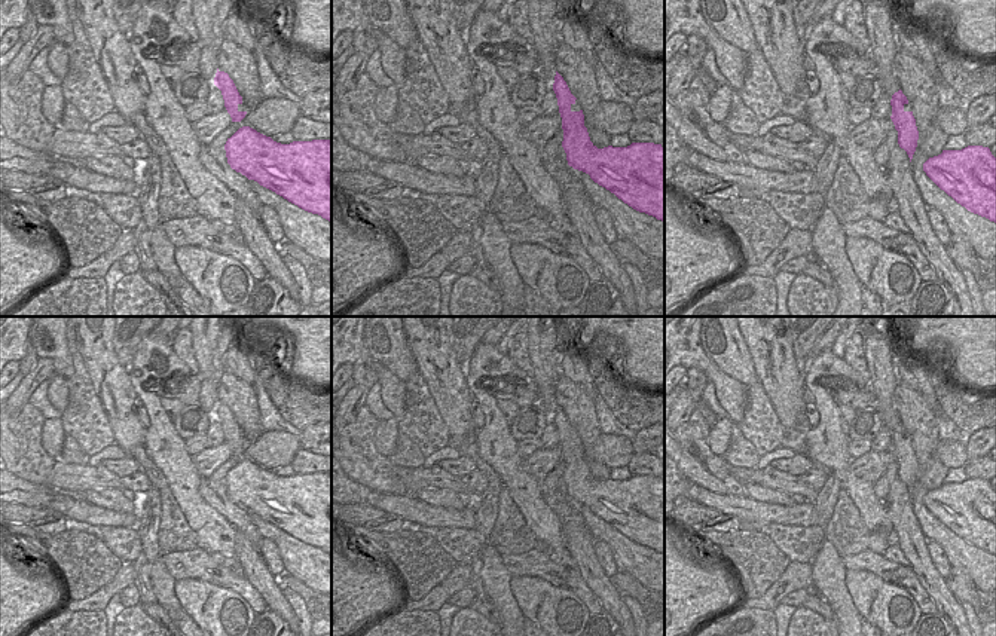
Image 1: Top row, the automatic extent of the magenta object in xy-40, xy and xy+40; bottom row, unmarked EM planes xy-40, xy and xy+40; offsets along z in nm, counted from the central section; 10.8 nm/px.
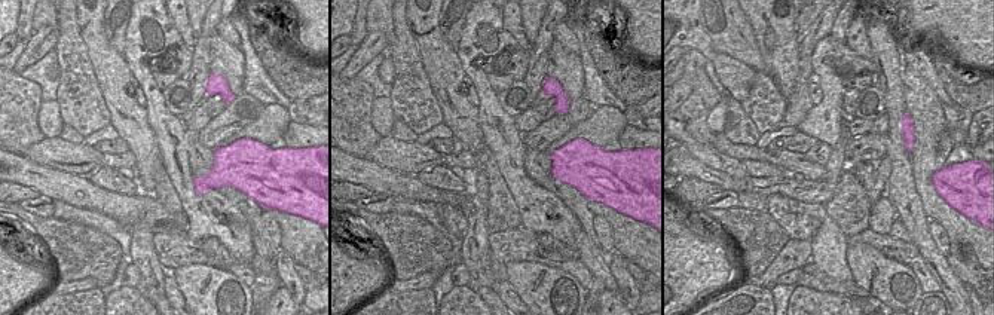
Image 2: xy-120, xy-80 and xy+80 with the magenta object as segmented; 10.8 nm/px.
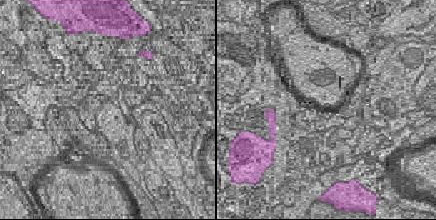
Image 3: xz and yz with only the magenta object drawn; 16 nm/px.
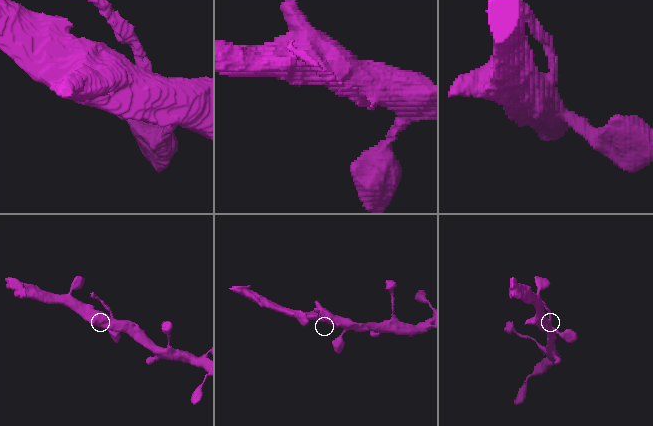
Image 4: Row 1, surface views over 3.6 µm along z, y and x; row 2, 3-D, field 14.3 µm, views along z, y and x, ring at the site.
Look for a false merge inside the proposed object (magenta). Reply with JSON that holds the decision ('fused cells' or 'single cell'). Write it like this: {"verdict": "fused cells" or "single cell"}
{"verdict": "fused cells"}

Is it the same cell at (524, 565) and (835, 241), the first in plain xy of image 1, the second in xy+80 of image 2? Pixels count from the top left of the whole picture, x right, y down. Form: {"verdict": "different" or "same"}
{"verdict": "different"}

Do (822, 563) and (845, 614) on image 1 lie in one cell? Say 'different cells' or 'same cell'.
same cell

